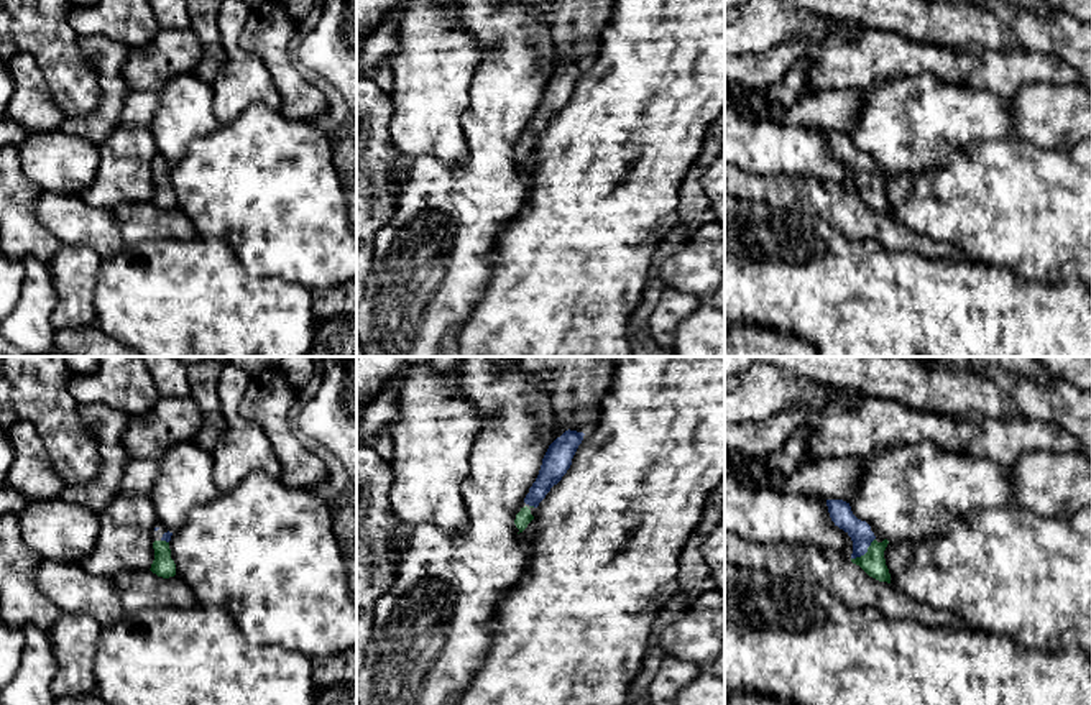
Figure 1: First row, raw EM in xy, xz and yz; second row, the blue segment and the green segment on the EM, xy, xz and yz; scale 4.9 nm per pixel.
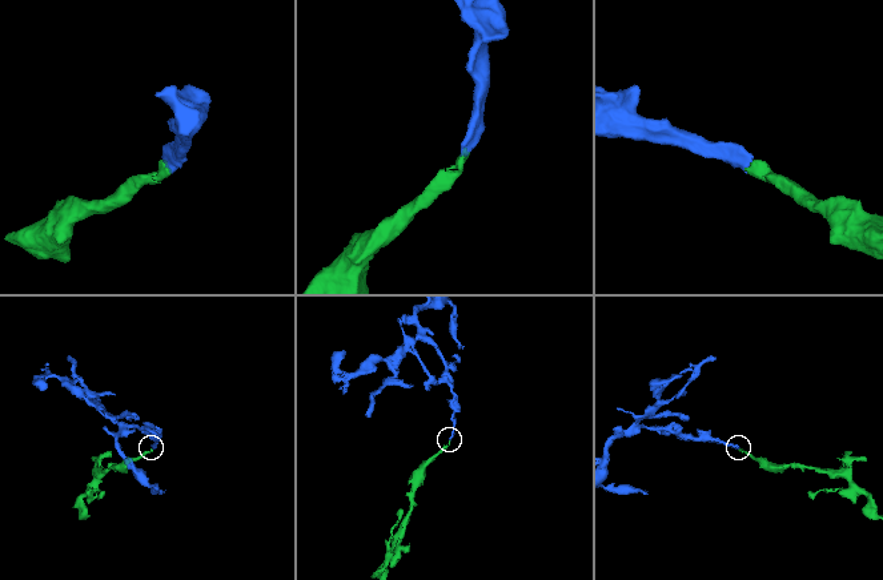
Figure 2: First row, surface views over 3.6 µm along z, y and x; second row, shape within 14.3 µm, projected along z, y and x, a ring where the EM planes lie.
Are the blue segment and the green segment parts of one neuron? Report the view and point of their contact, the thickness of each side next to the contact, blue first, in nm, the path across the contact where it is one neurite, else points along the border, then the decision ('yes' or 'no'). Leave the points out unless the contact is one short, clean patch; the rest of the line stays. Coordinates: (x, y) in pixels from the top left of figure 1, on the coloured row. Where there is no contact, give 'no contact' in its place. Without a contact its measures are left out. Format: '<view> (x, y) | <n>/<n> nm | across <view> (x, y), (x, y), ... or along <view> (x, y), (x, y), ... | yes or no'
yz (865, 552) | 110/120 nm | across yz (840, 511), (861, 534), (865, 552), (873, 562) | yes

